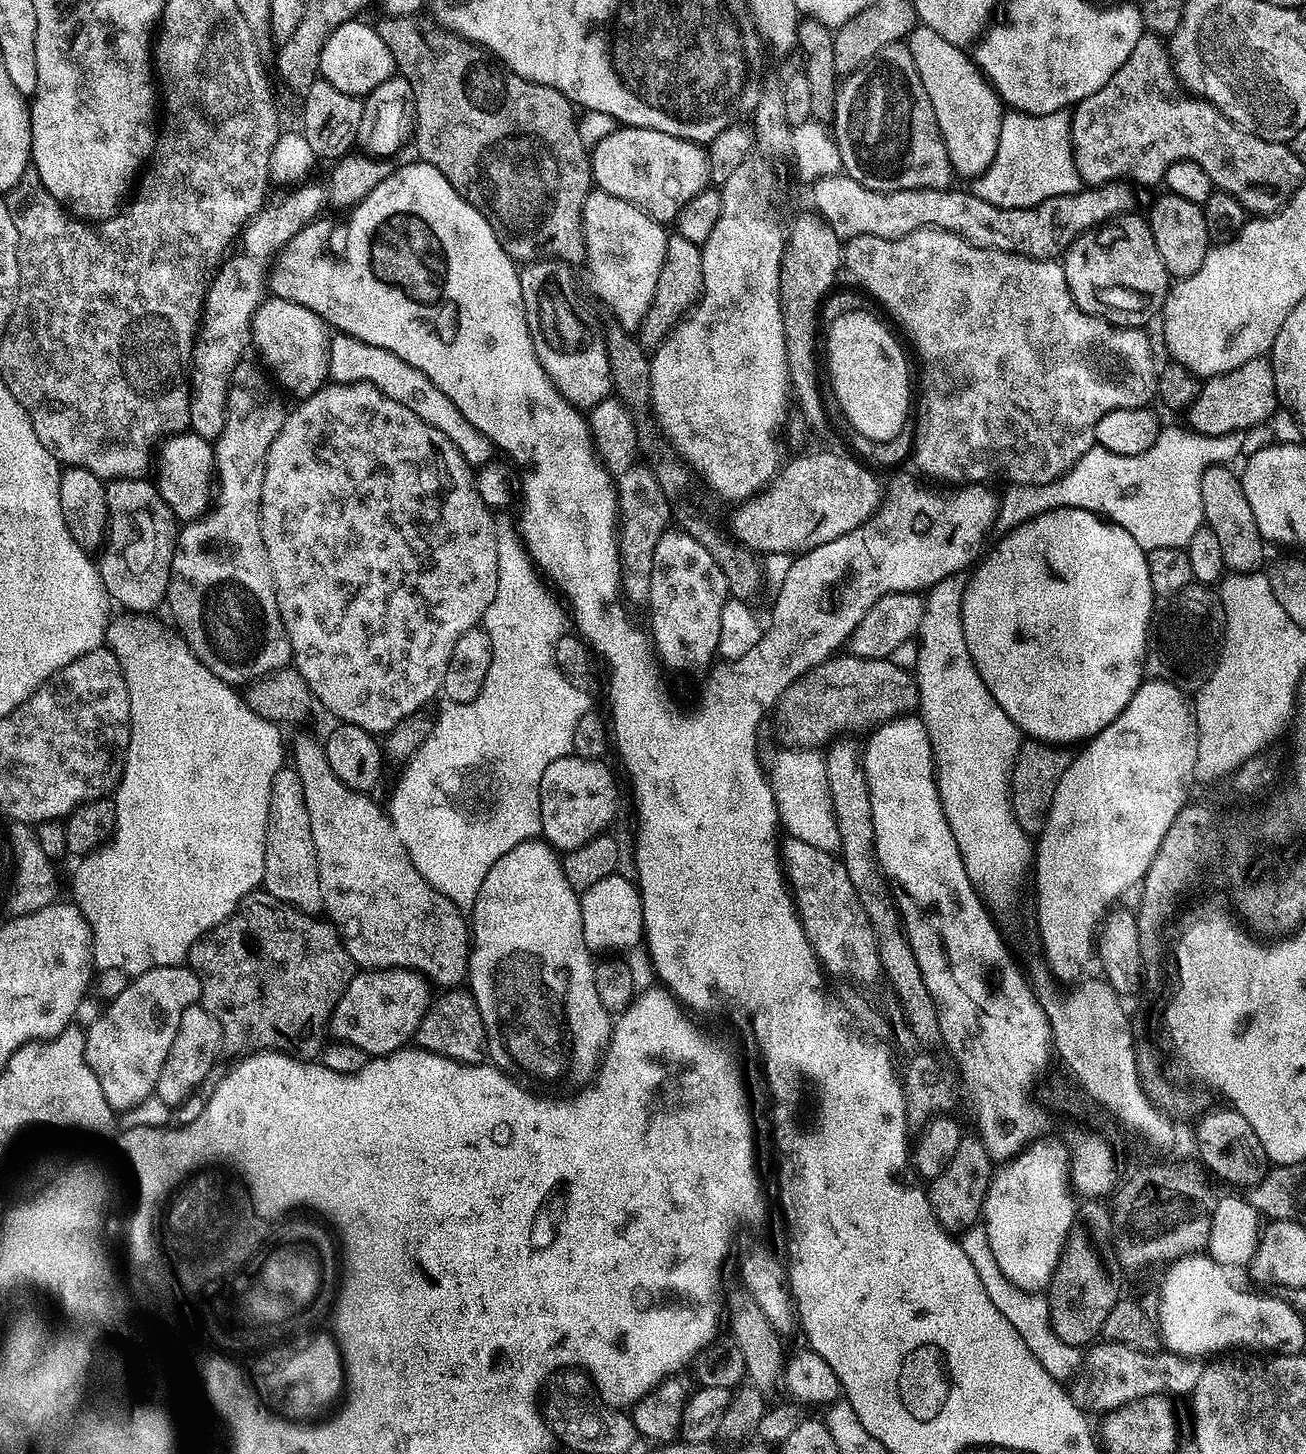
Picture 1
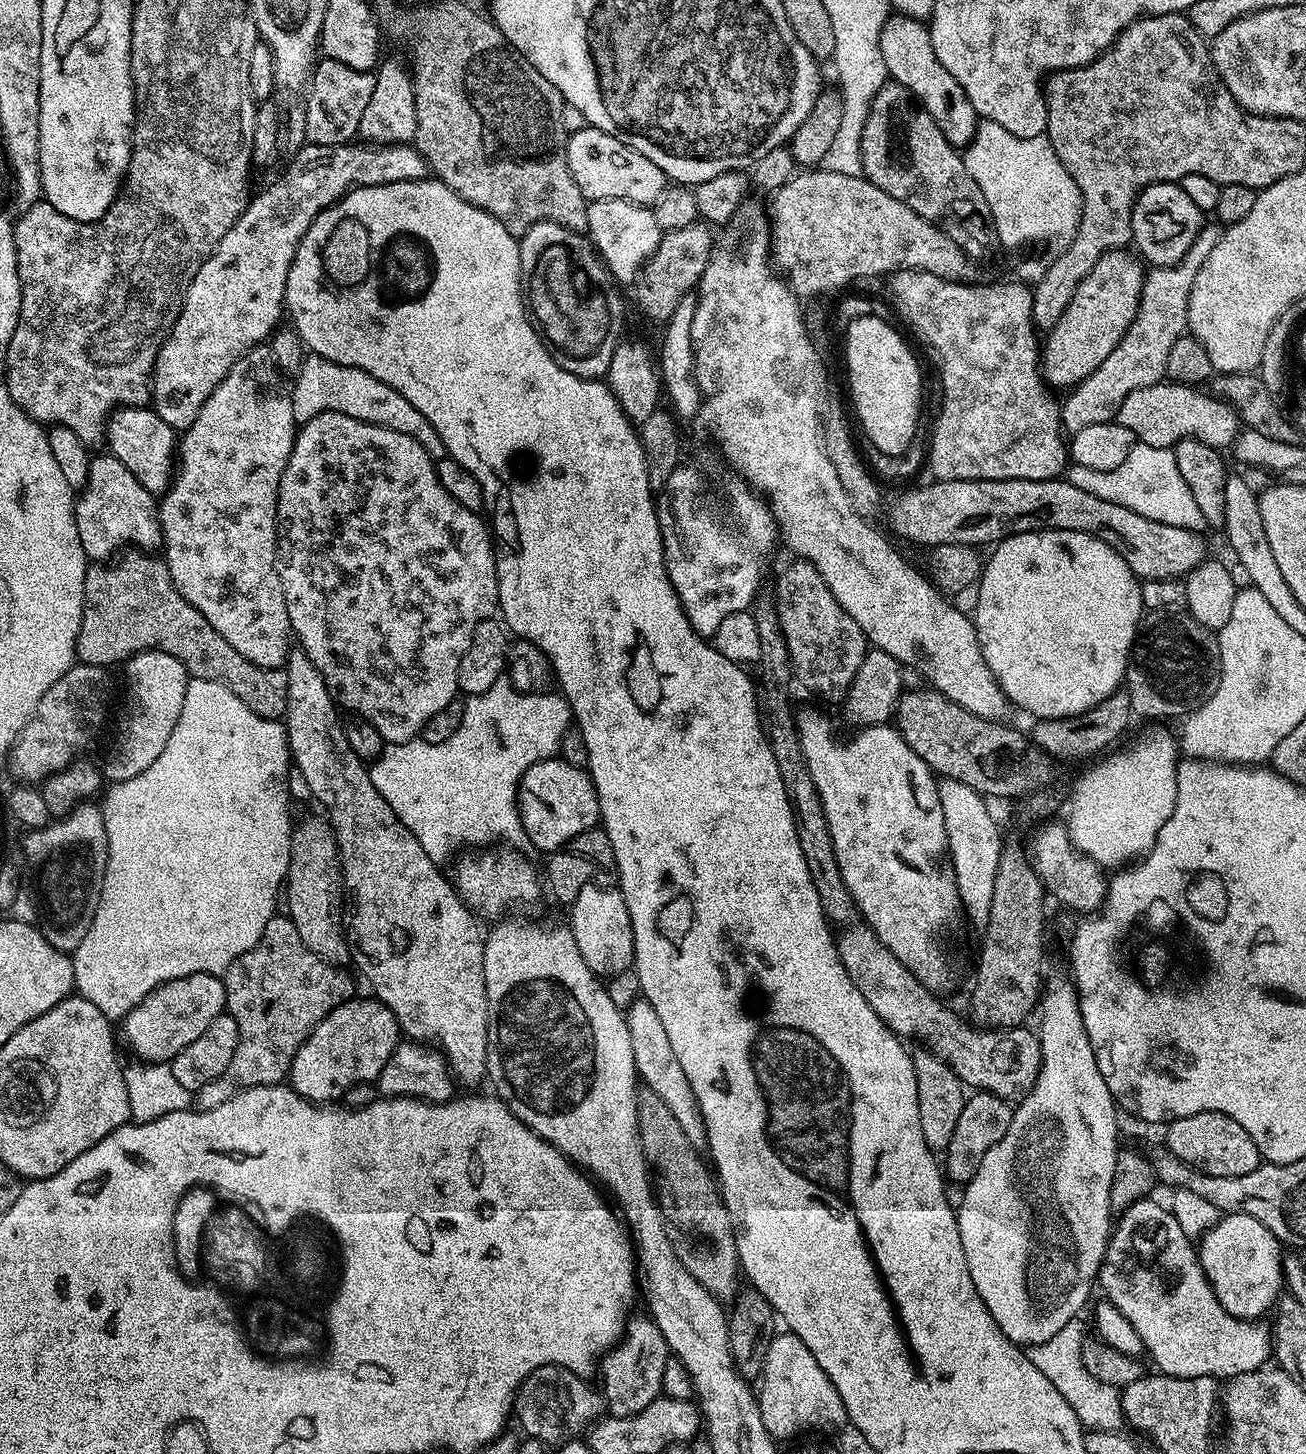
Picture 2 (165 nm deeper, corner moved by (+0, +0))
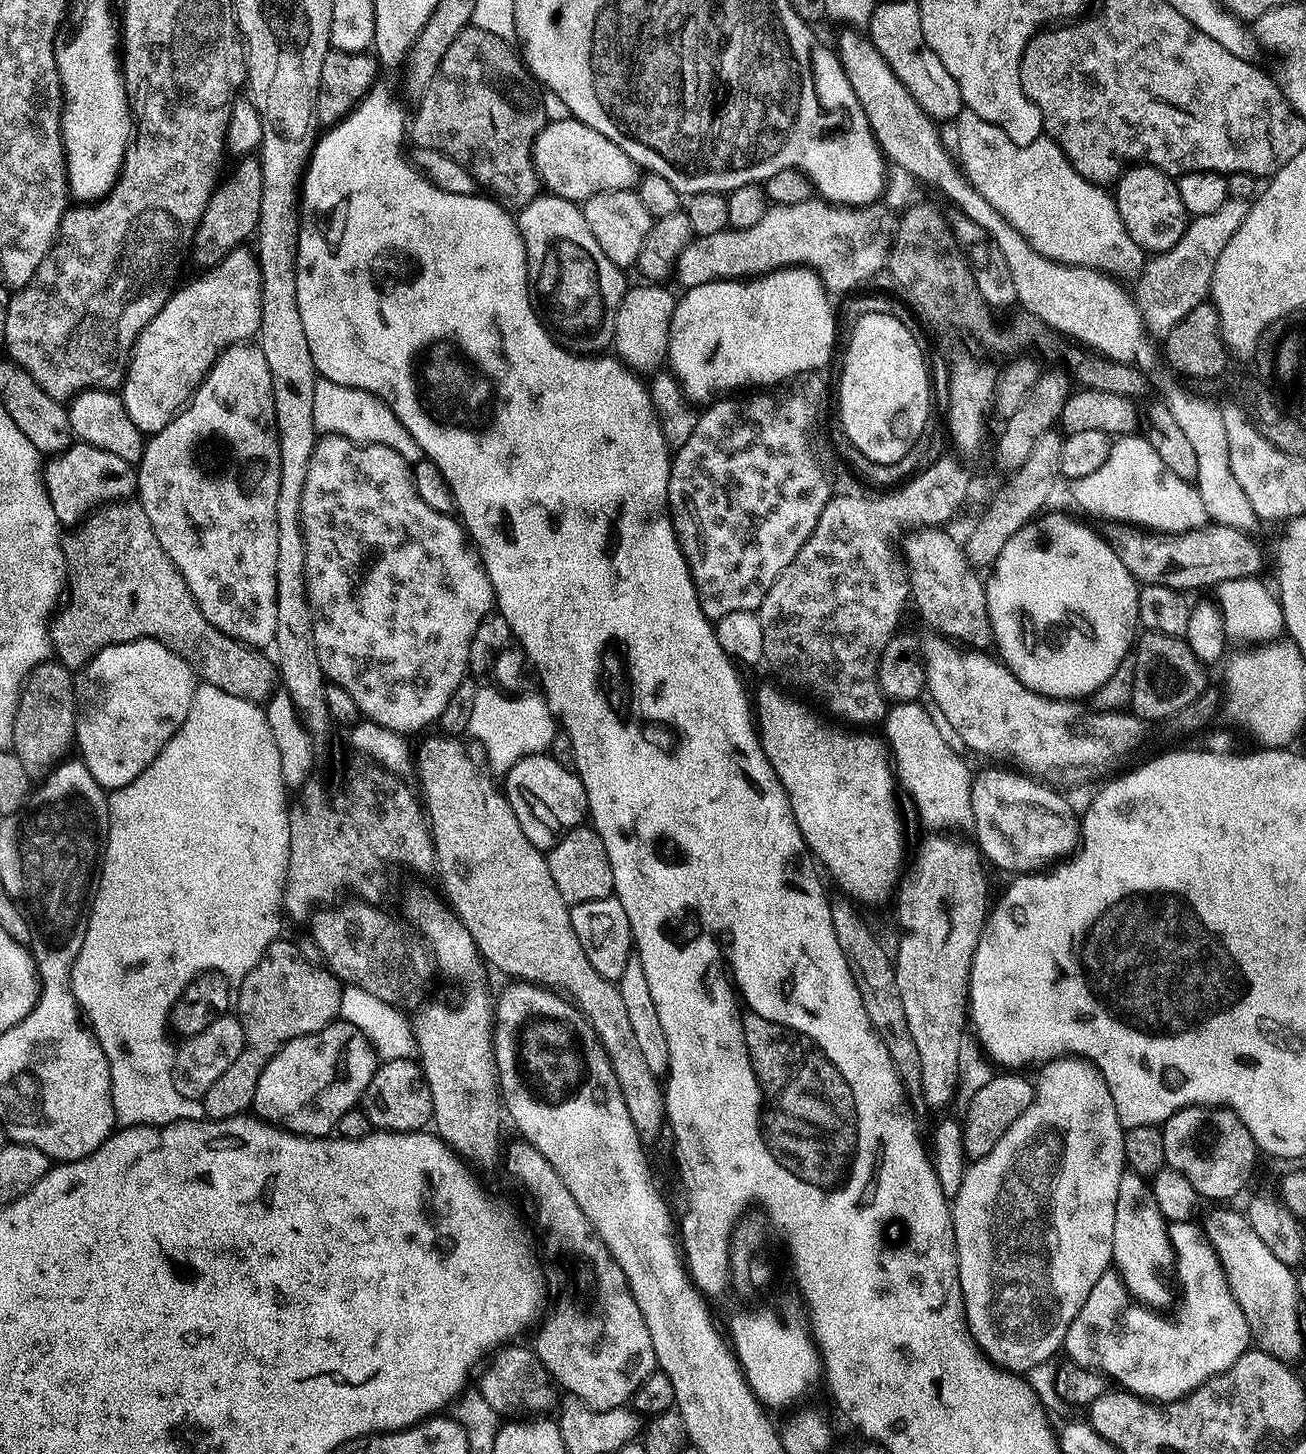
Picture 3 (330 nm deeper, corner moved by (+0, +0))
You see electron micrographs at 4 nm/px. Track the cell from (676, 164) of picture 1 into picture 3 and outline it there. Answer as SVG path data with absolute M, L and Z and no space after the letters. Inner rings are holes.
M575 118L545 123L532 143L532 164L541 185L551 195L577 202L606 190L631 189L638 180L638 166L622 146L614 146L606 134L590 130L590 126Z

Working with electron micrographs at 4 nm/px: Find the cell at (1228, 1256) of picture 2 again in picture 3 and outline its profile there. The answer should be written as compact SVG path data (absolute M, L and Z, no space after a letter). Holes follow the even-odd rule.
M1177 1220L1169 1223L1168 1238L1172 1244L1178 1292L1179 1295L1180 1292L1184 1295L1180 1308L1174 1309L1172 1316L1163 1316L1163 1311L1153 1310L1136 1302L1123 1304L1120 1301L1120 1292L1125 1291L1124 1281L1118 1271L1109 1270L1102 1274L1102 1278L1098 1278L1098 1282L1094 1282L1090 1298L1086 1298L1082 1310L1078 1310L1078 1318L1074 1318L1074 1322L1070 1322L1066 1330L1063 1346L1067 1359L1073 1360L1078 1366L1099 1372L1109 1381L1117 1380L1120 1383L1117 1385L1123 1391L1131 1392L1133 1396L1149 1402L1180 1400L1187 1396L1210 1378L1234 1366L1240 1355L1249 1351L1252 1340L1246 1314L1242 1314L1242 1306L1238 1306L1238 1302L1234 1302L1234 1294L1230 1294L1230 1286L1226 1282L1220 1260L1212 1249L1212 1243L1205 1236L1203 1227L1192 1220Z

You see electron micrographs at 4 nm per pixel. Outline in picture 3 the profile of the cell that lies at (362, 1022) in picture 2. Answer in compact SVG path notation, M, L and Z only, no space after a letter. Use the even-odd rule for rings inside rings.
M337 1019L320 1032L299 1036L283 1044L258 1078L251 1111L265 1124L275 1124L277 1128L294 1136L327 1137L337 1127L339 1119L361 1103L366 1086L370 1086L370 1078L377 1067L377 1054L362 1030L344 1019Z

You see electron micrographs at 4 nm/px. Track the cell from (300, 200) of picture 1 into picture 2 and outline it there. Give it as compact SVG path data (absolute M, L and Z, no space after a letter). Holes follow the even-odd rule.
M349 142L338 146L318 146L305 143L300 152L288 166L288 173L281 180L276 180L265 192L251 197L248 209L238 222L226 230L226 238L208 255L206 262L194 274L190 286L184 295L182 310L162 346L156 359L156 369L152 372L152 411L177 430L189 428L198 418L198 410L214 394L218 382L226 378L230 366L251 348L263 345L277 331L281 323L280 315L286 312L284 291L290 274L292 259L297 246L302 242L306 230L322 214L324 208L336 204L353 188L369 188L394 182L414 182L423 180L430 169L426 158L412 144L373 144Z

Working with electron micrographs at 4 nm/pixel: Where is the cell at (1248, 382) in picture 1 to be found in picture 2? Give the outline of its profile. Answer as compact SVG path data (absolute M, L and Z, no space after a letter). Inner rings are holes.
M1175 382L1142 386L1142 390L1134 390L1134 394L1128 394L1126 398L1122 398L1122 406L1116 411L1115 423L1126 426L1126 430L1136 435L1139 443L1170 449L1175 448L1178 442L1186 438L1194 438L1198 442L1206 442L1211 448L1224 450L1224 447L1227 449L1242 432L1240 415L1227 401L1207 391L1204 393L1204 390L1199 387Z

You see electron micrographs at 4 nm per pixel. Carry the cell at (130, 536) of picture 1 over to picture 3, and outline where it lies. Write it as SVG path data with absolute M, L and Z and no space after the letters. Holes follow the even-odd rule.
M73 442L65 452L53 455L52 460L43 465L44 488L48 491L50 506L54 506L54 514L61 525L75 526L84 519L93 508L117 499L128 498L136 492L136 468L128 464L118 454L110 454L110 450L98 450L98 446L90 446L83 442Z

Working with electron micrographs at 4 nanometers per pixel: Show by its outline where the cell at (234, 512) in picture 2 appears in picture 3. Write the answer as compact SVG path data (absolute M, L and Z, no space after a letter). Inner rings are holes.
M252 342L232 344L221 352L216 361L204 375L204 380L189 397L188 403L176 413L160 432L151 433L144 445L144 453L136 468L136 492L142 510L146 510L146 518L150 518L150 526L154 526L154 534L158 534L158 542L162 542L162 550L170 554L170 562L178 566L182 578L186 578L186 586L190 586L190 594L198 602L202 614L206 614L206 622L226 635L241 640L252 648L267 649L276 639L278 626L278 602L276 601L276 563L278 562L278 486L280 485L280 439L276 433L274 418L274 394L270 382L270 366L266 366L266 358L262 350Z

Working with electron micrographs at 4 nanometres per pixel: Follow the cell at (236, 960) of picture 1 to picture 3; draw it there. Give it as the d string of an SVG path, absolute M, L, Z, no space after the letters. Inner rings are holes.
M277 938L266 950L266 954L250 970L246 979L238 985L238 995L234 1000L234 1012L239 1016L244 1031L244 1049L242 1054L222 1074L222 1078L217 1078L214 1086L206 1090L203 1098L204 1115L209 1120L225 1120L235 1116L245 1115L251 1109L254 1102L254 1090L262 1070L278 1054L278 1050L286 1042L290 1042L299 1036L320 1032L326 1025L333 1023L340 1015L340 995L342 991L341 981L337 980L325 967L315 968L290 941L285 938Z

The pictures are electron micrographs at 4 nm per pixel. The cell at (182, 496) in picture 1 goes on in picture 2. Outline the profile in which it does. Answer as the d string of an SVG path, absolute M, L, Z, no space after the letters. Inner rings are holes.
M151 407L116 409L108 418L106 444L107 447L112 447L109 448L111 455L116 456L118 462L122 462L122 466L126 466L126 470L130 470L130 474L134 474L134 478L138 478L138 482L142 482L142 486L146 486L148 492L153 494L167 492L168 485L172 483L174 465L178 460L178 432L166 422L162 422L162 418L158 418L158 414L152 411Z

